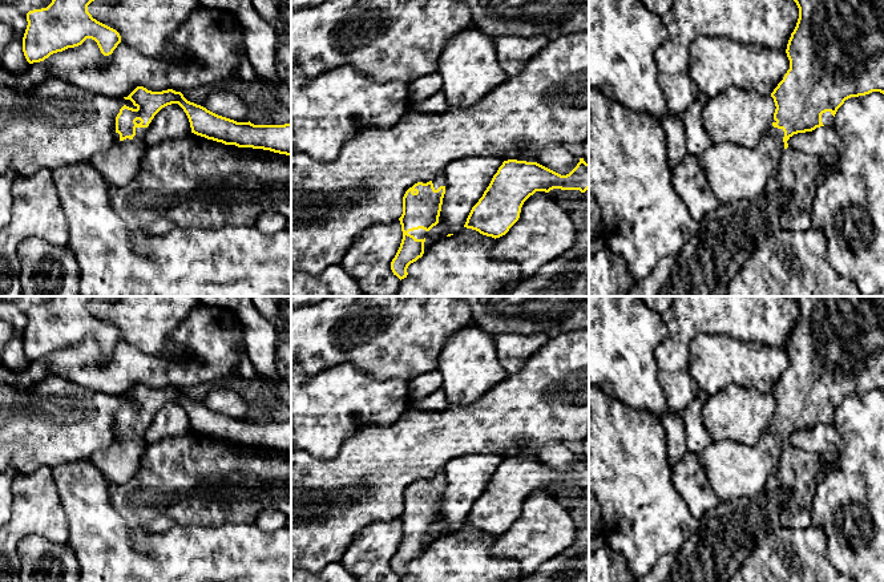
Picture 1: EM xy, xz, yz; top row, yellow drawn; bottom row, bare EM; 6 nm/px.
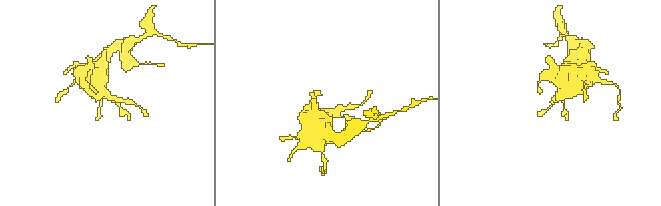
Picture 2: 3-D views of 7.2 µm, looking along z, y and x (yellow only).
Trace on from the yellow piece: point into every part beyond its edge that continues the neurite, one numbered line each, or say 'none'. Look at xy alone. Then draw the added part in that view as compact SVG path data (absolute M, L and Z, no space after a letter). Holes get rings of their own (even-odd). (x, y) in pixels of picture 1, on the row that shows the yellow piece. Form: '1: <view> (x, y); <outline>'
1: xy (118, 166); M149 124L149 126L150 126L150 124ZM136 128L136 136L132 140L126 138L126 140L121 141L120 134L117 133L117 136L118 136L117 145L110 151L98 154L90 161L93 167L102 175L105 183L108 185L110 194L114 194L120 187L125 186L132 179L137 178L138 171L141 169L141 159L144 158L144 155L149 147L145 142L145 134L148 132L148 128Z

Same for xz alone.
1: xz (419, 234); M423 229L409 231L408 234L413 235L416 239L424 239L428 237L428 231Z

